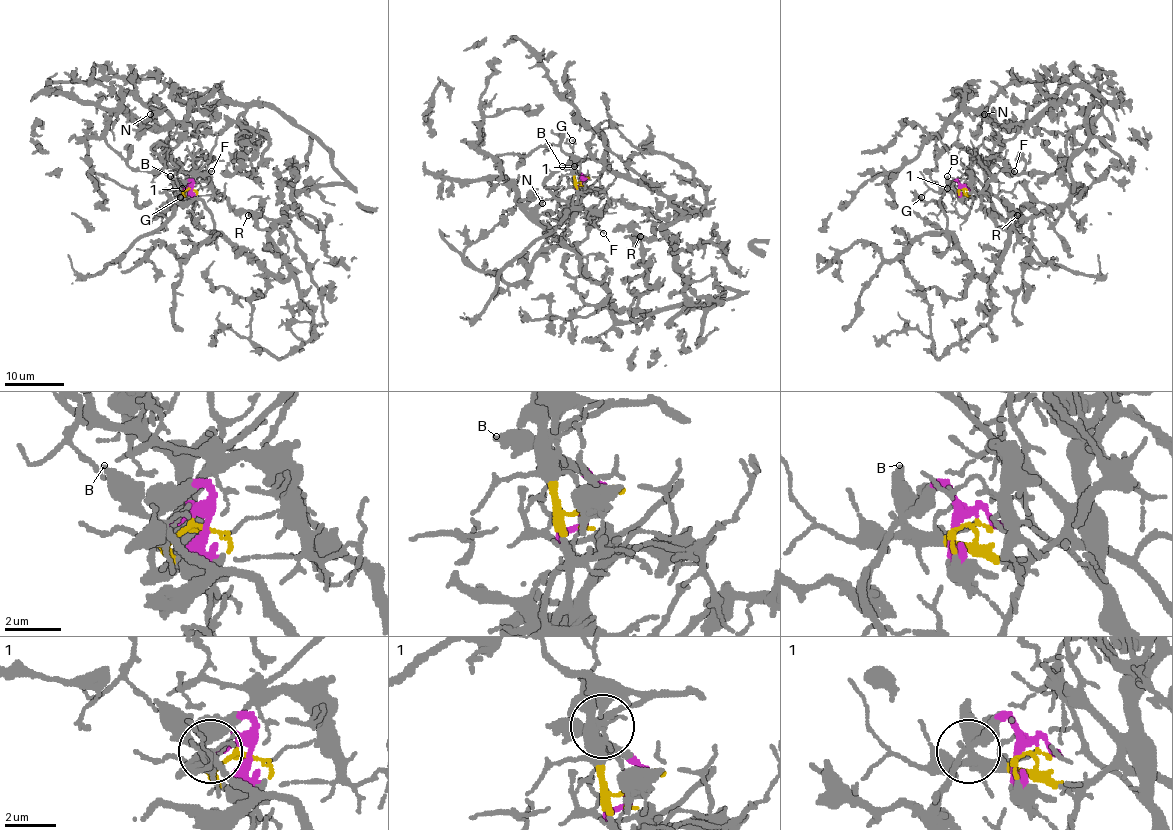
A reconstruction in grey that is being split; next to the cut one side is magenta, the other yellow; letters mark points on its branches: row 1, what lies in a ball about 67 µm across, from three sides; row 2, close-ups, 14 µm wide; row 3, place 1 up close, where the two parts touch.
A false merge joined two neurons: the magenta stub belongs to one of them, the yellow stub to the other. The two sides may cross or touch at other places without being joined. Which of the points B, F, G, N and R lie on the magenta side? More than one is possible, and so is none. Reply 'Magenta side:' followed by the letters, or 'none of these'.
Magenta side: B, N, R

